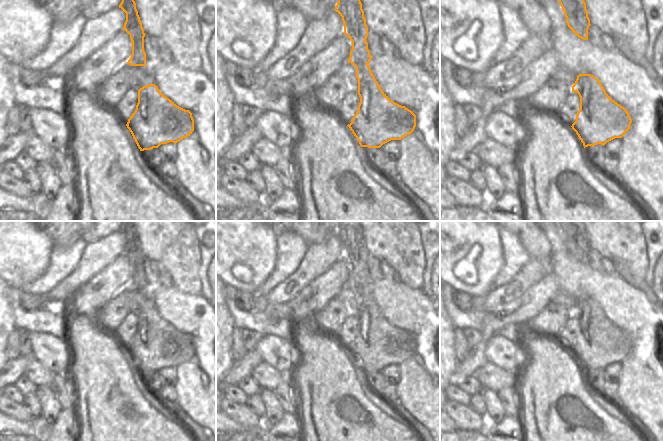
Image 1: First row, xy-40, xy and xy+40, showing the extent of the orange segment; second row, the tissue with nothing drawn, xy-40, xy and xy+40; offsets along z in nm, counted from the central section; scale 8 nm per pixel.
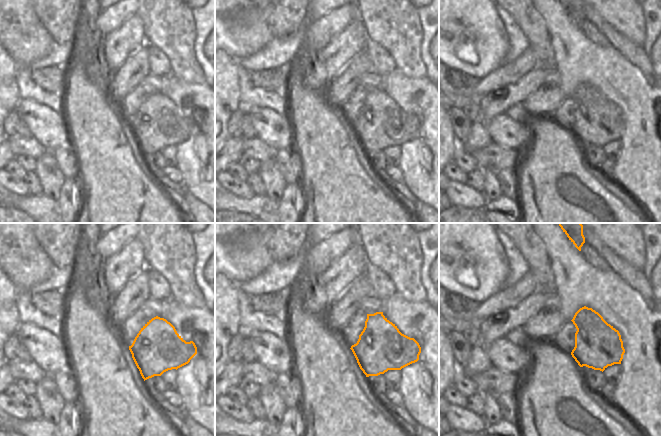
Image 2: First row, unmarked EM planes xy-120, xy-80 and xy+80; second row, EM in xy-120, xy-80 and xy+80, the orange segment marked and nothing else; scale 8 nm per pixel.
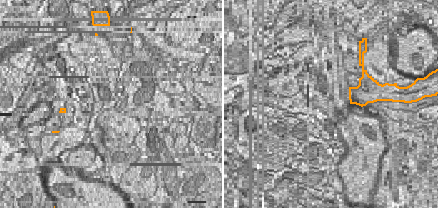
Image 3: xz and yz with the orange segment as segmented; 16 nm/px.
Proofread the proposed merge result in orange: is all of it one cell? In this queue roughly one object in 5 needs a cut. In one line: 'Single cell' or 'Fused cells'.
Single cell.

